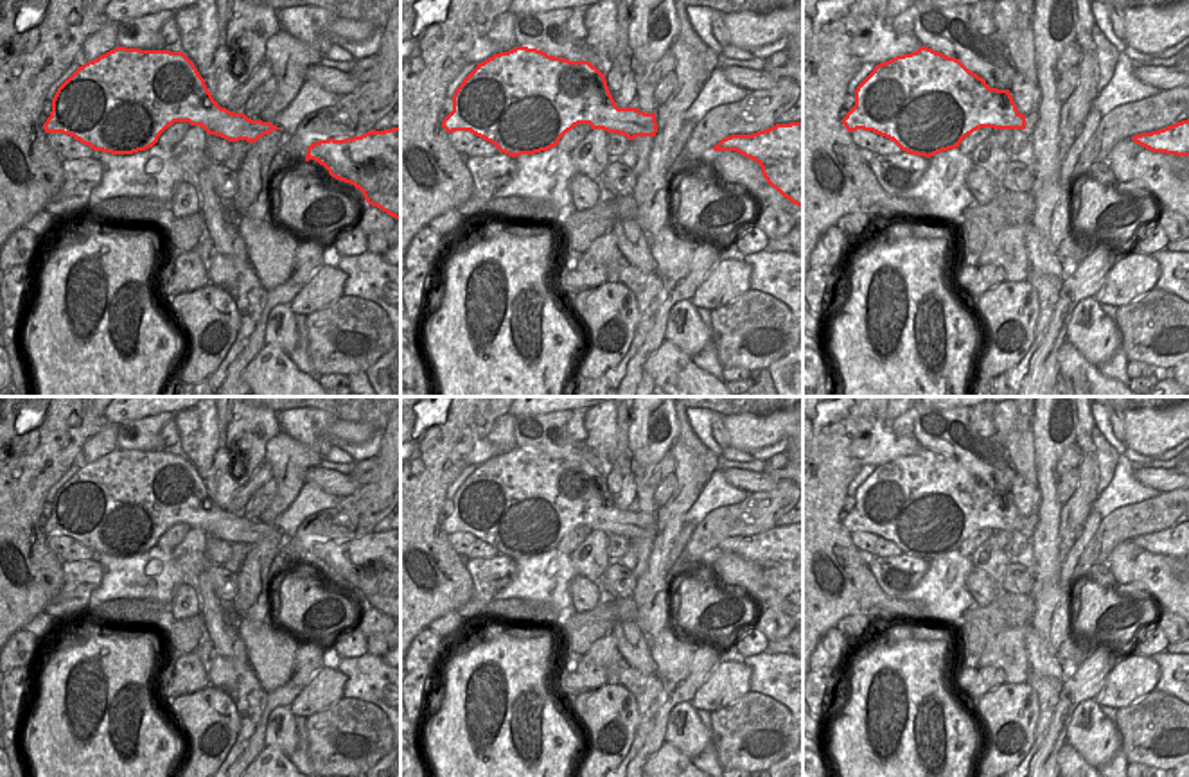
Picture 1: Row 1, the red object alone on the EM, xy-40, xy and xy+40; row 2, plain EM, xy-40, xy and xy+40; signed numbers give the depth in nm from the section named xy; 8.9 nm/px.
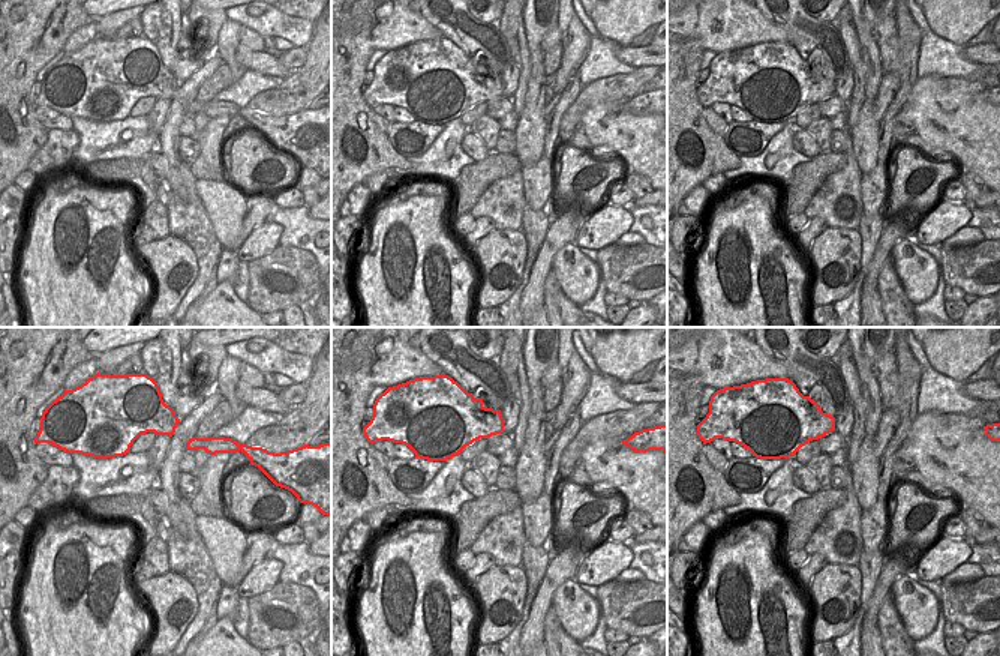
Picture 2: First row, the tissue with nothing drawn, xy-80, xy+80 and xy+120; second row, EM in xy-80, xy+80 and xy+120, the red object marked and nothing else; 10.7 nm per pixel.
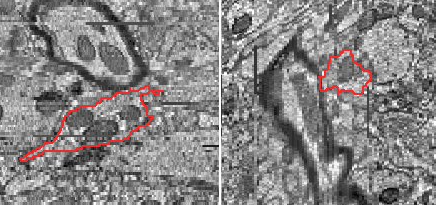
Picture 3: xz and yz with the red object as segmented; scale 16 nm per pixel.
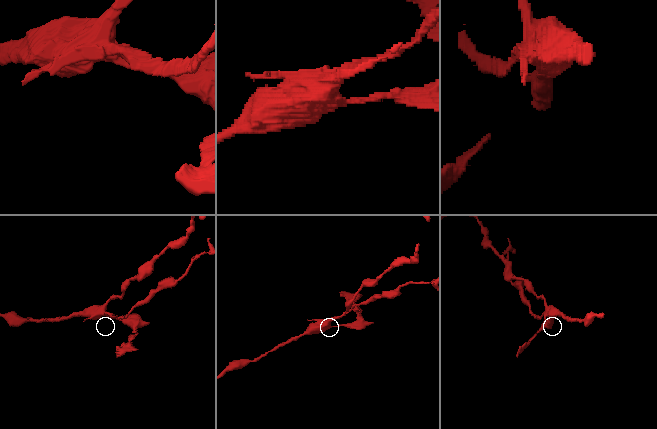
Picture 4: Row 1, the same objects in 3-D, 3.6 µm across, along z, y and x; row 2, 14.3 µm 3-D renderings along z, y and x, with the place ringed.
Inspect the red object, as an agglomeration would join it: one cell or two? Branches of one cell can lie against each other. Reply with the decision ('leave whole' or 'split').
split

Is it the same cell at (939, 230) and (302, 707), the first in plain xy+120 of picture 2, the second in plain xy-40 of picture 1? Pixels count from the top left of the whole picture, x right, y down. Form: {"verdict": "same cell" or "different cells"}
{"verdict": "same cell"}

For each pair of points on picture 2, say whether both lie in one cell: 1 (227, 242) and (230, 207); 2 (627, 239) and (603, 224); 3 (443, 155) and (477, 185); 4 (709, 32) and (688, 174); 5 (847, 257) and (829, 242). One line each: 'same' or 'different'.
1: same
2: different
3: different
4: different
5: same

